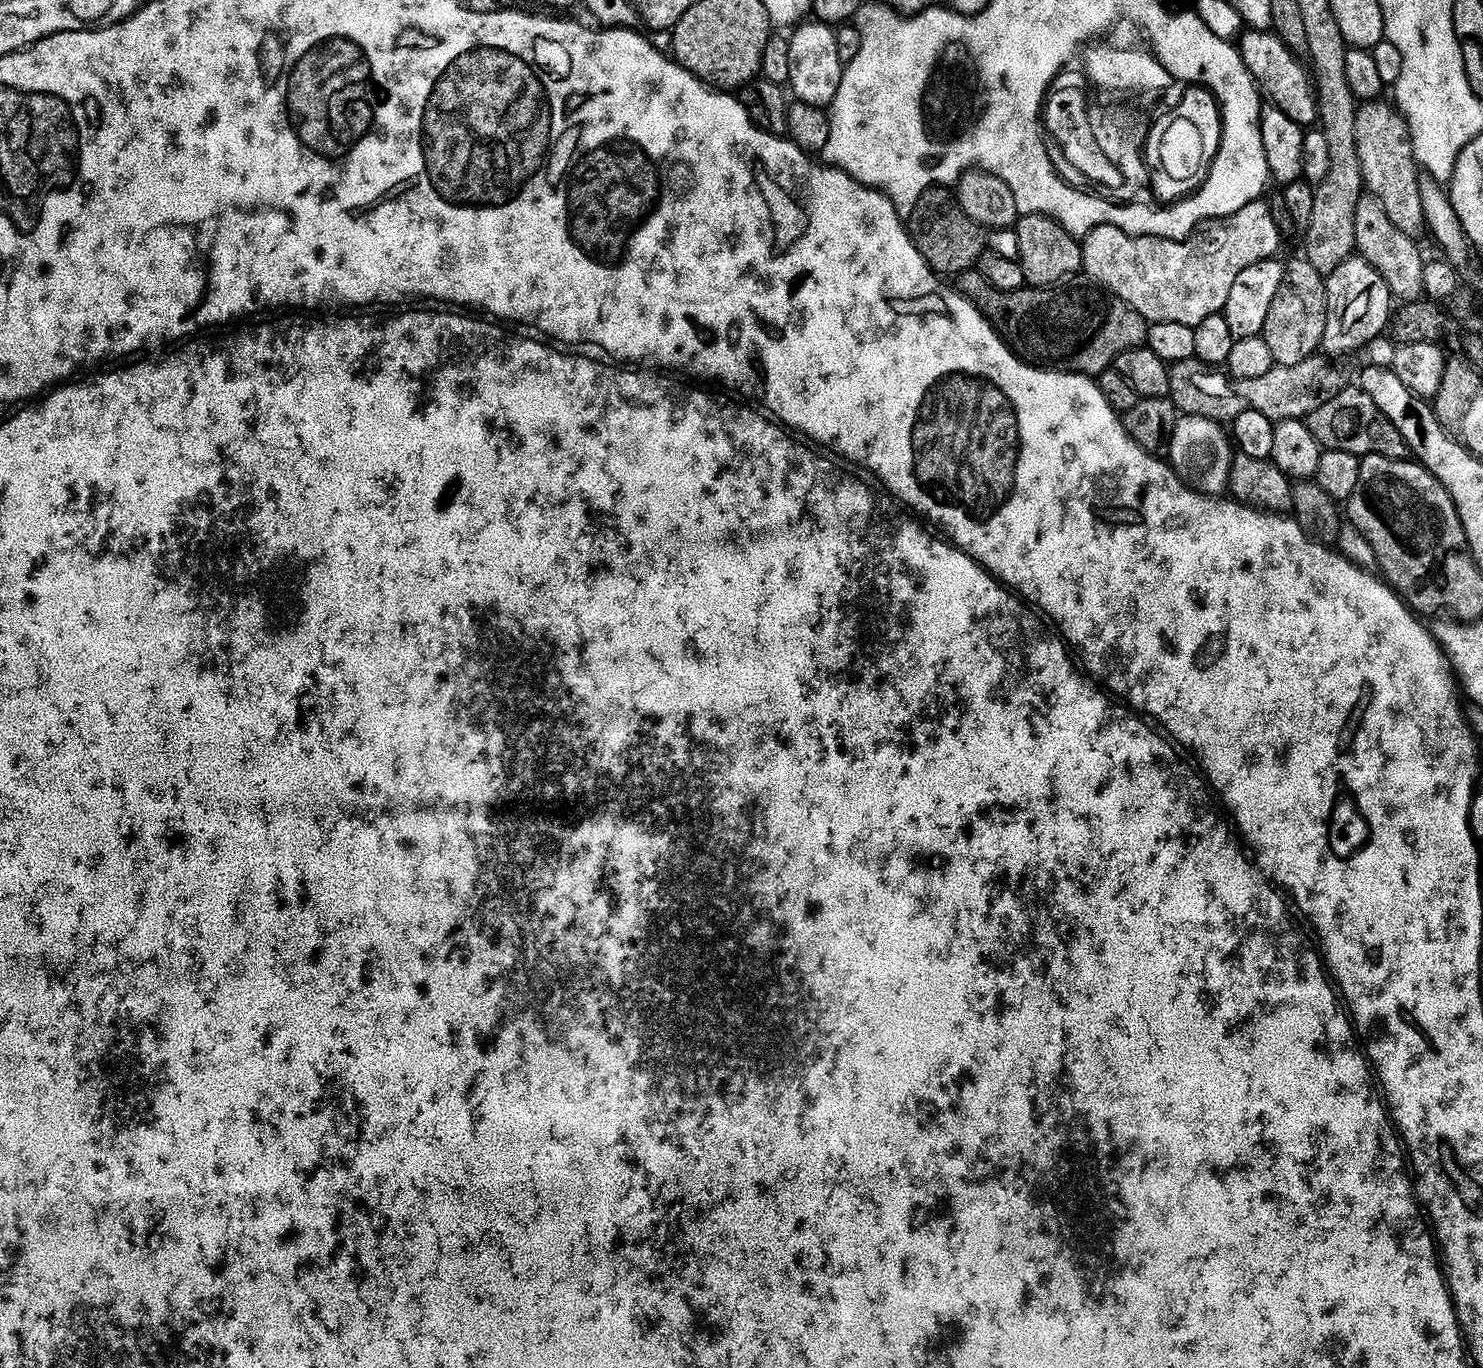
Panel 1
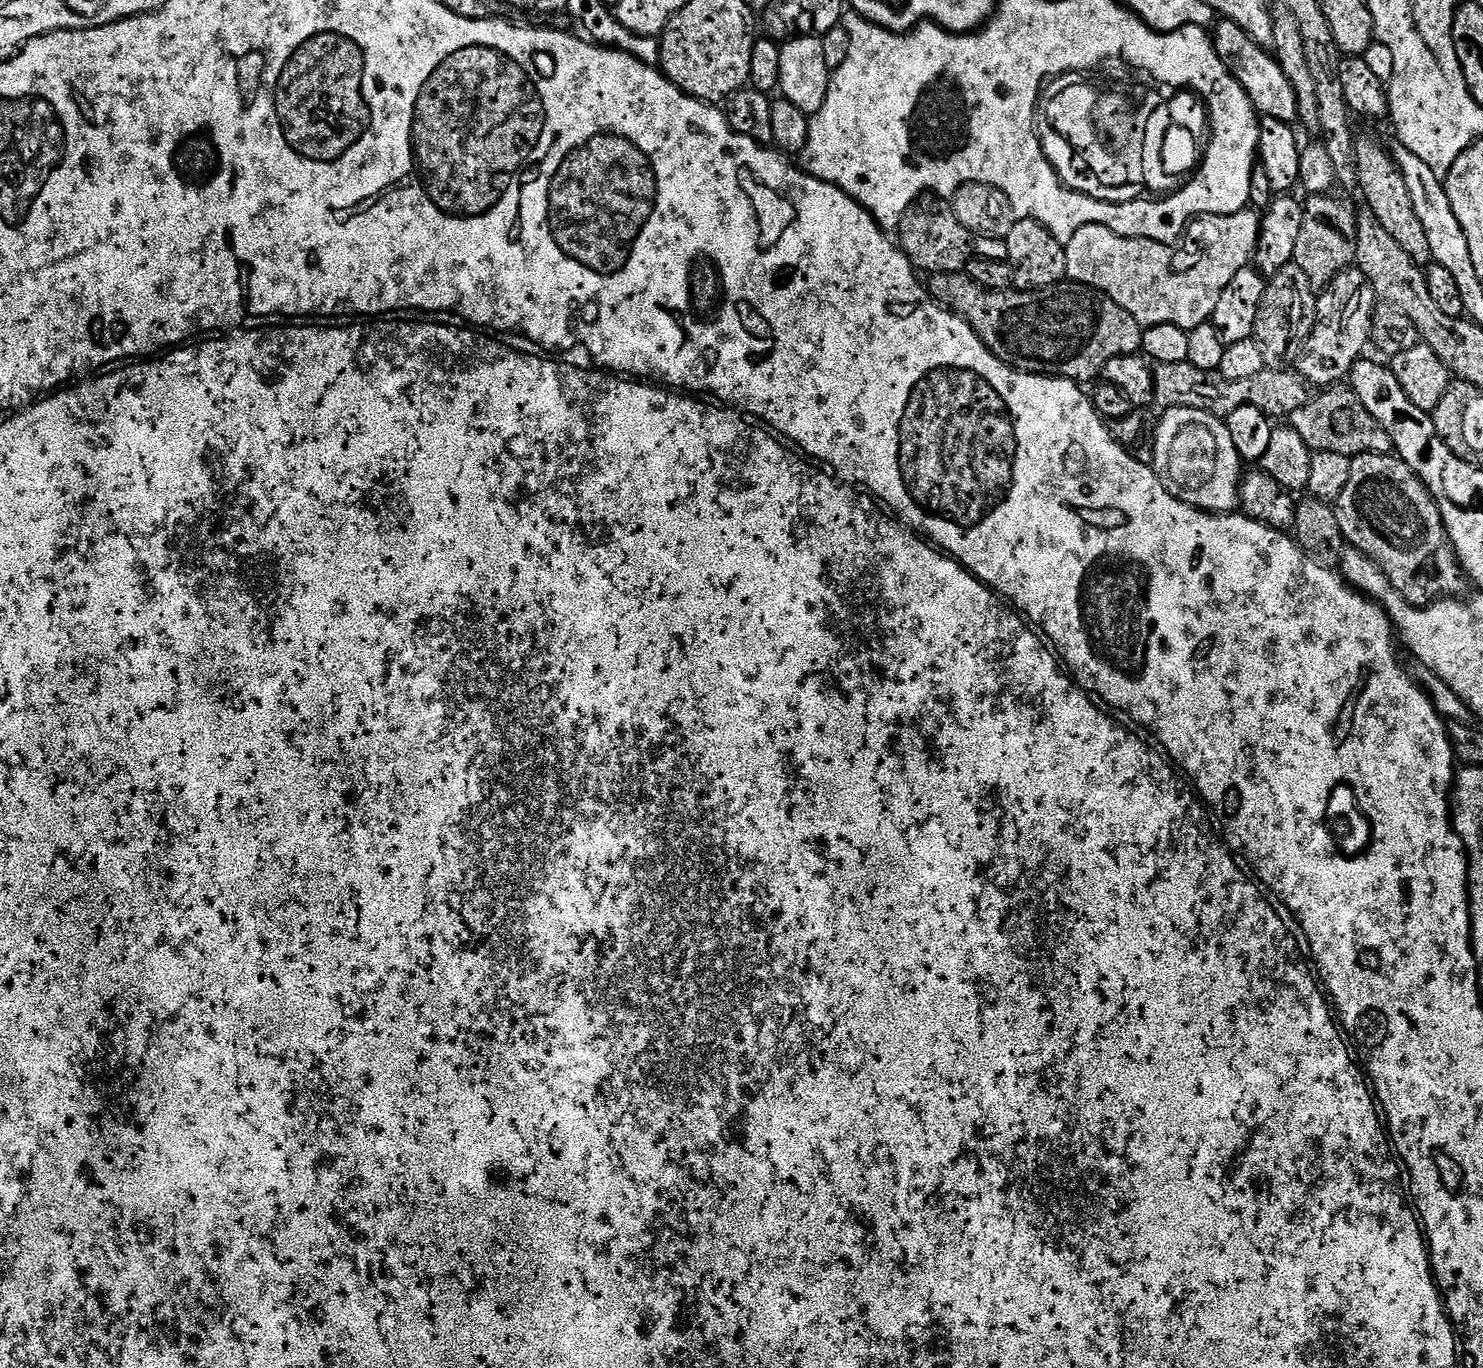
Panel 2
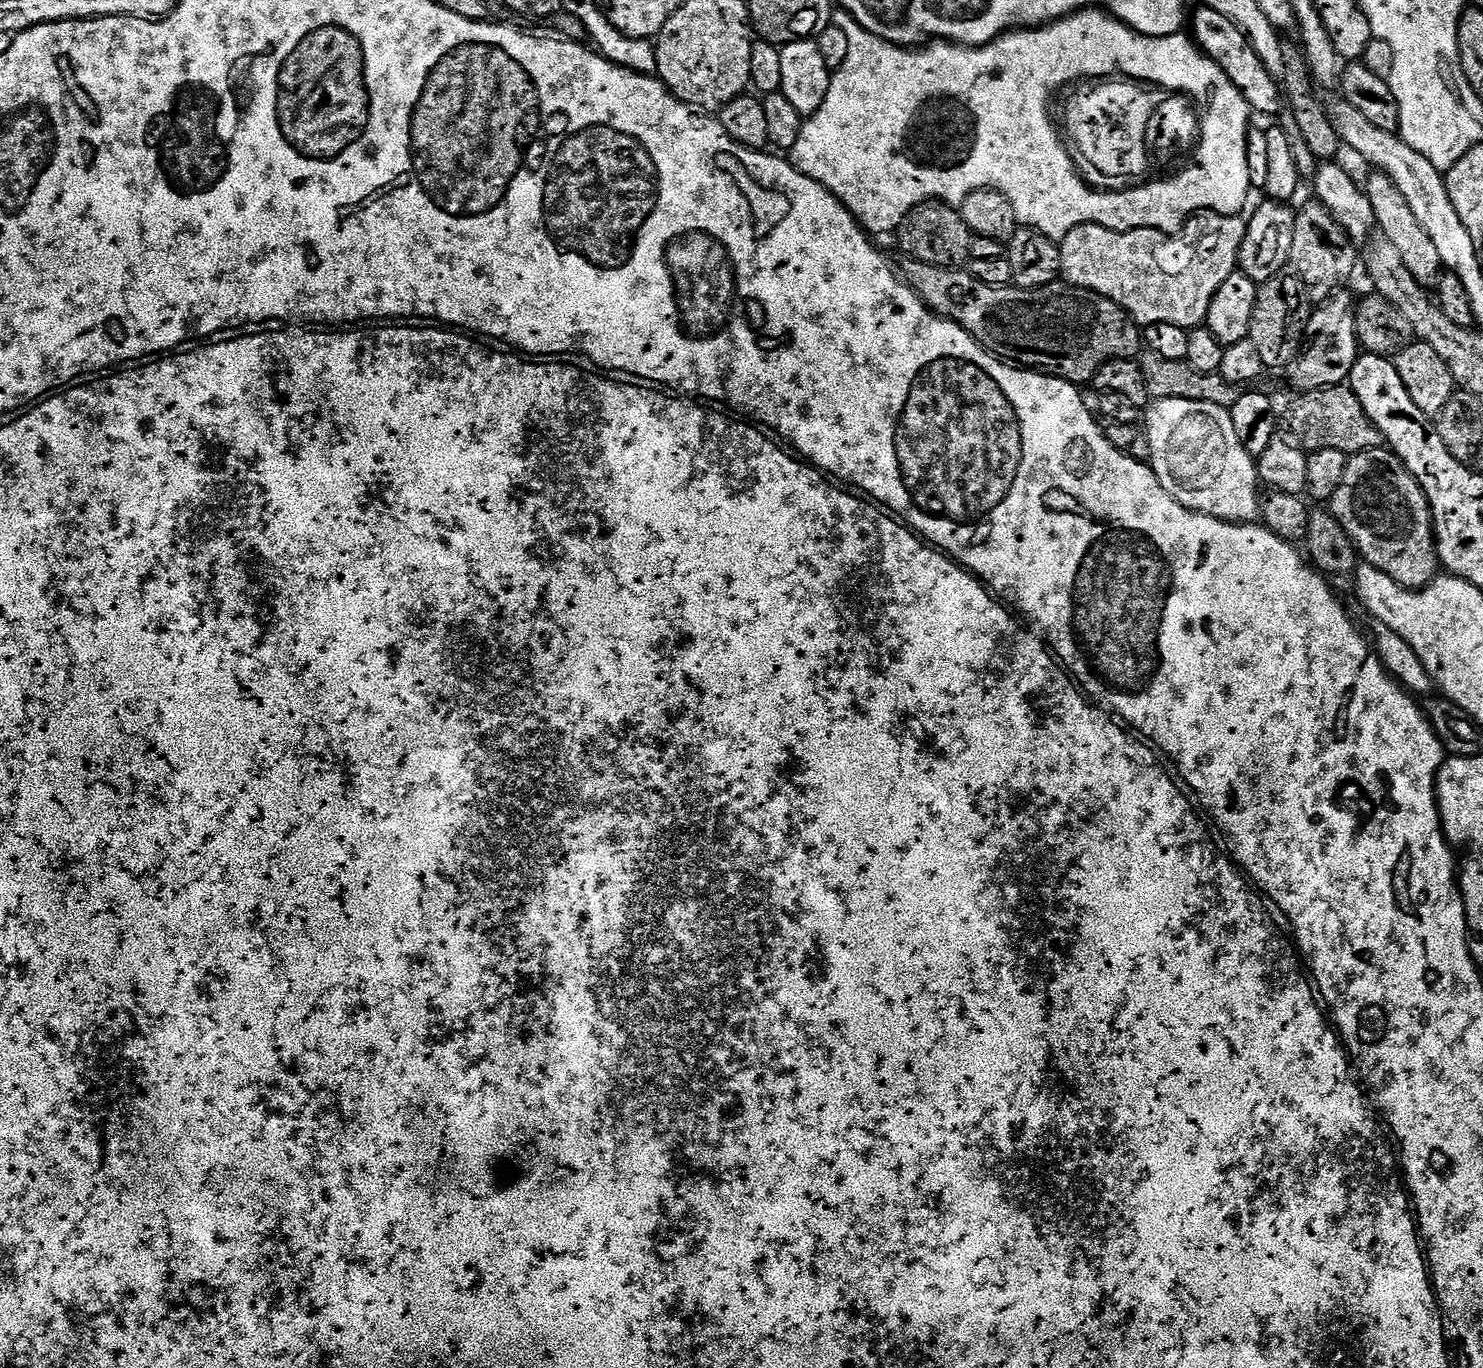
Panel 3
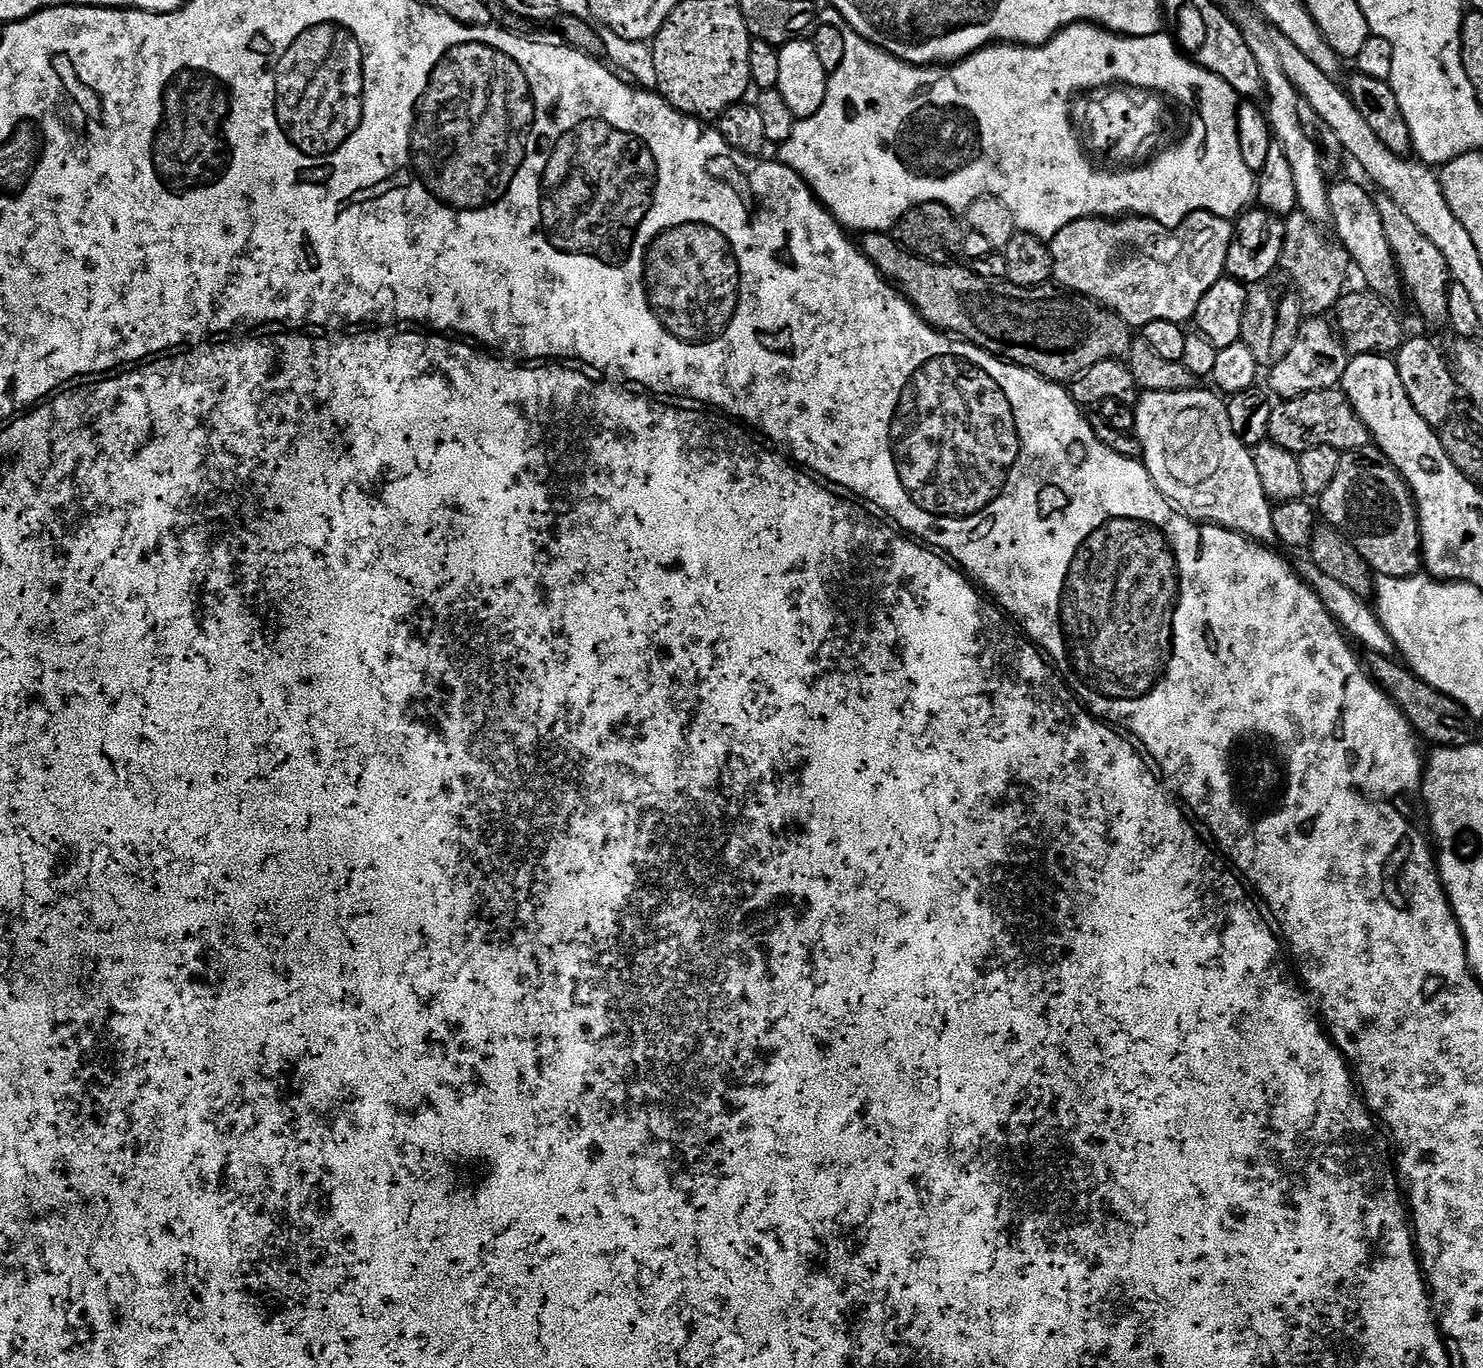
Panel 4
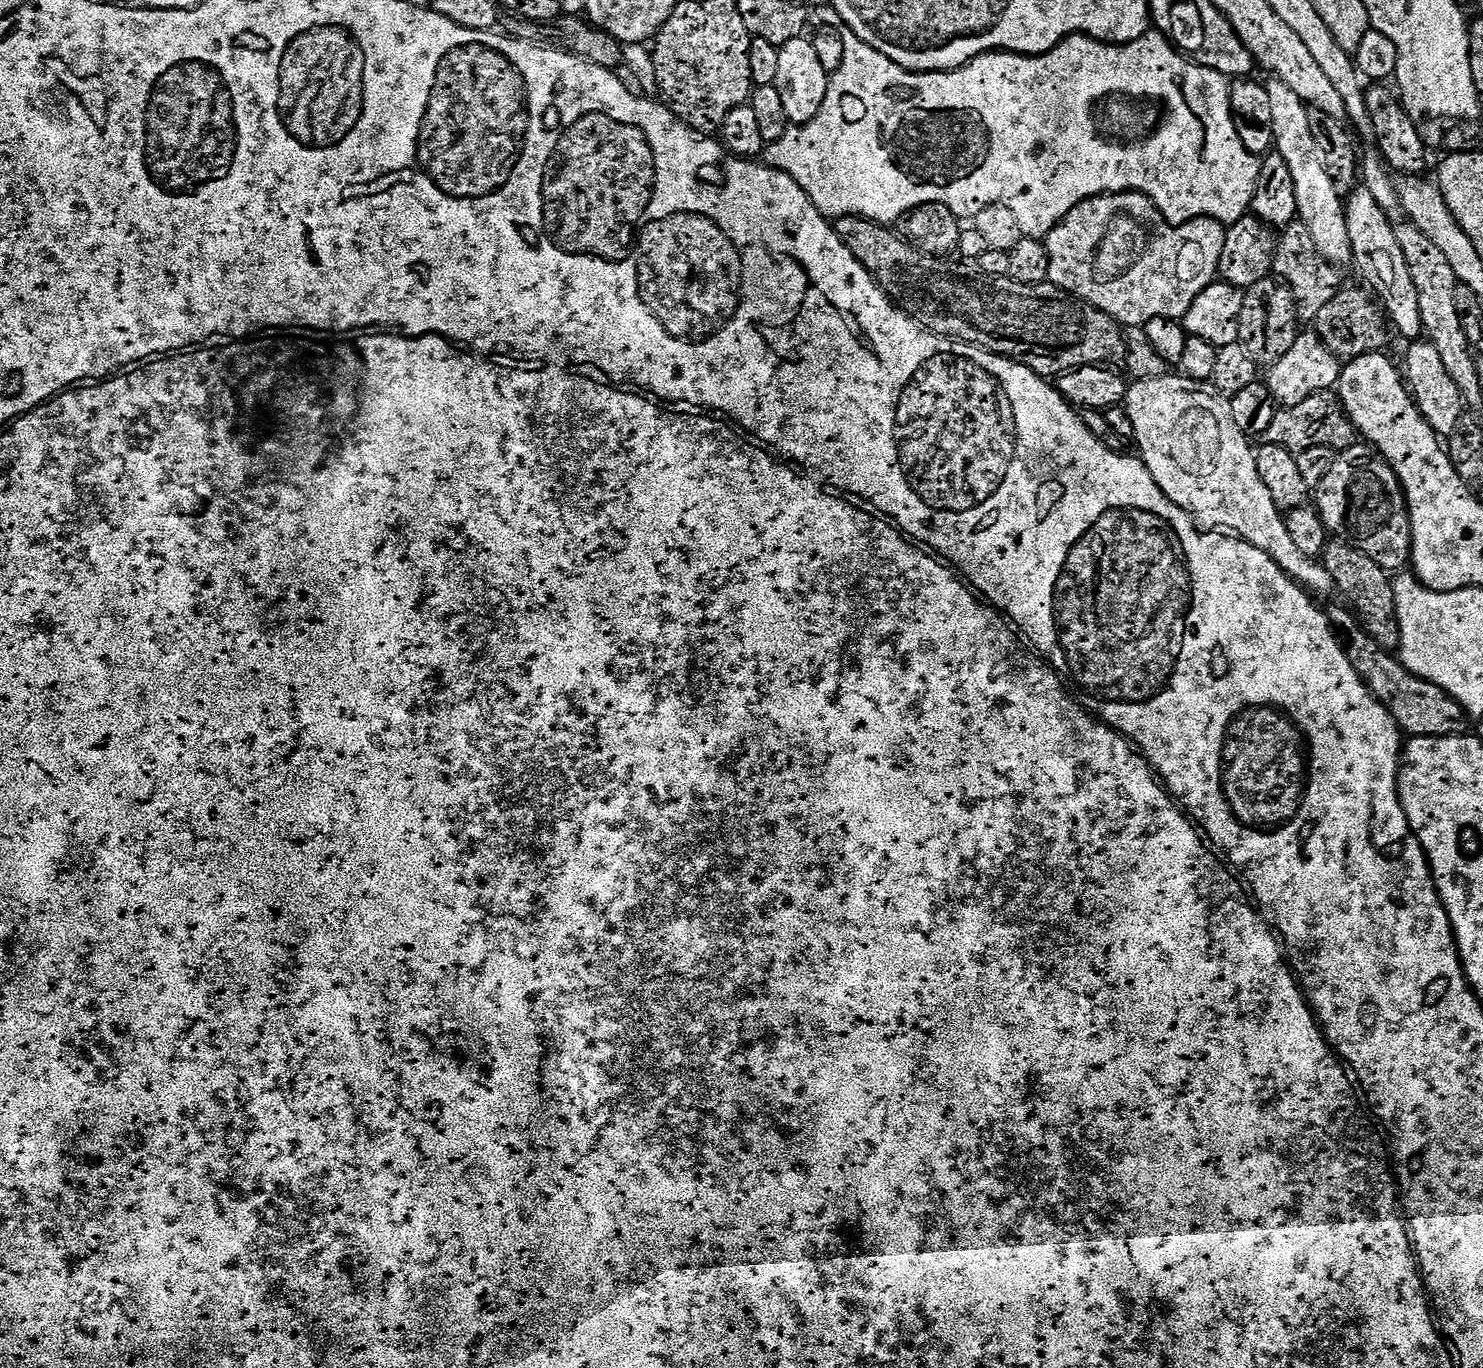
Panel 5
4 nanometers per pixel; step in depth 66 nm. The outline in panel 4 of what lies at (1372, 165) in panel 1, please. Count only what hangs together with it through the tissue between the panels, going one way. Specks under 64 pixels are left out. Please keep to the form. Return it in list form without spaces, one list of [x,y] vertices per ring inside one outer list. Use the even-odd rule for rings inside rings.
[[[1380,194],[1375,197],[1378,214],[1382,214],[1382,226],[1386,233],[1386,242],[1390,242],[1392,256],[1396,259],[1396,267],[1400,270],[1400,278],[1406,292],[1412,295],[1417,308],[1432,324],[1448,323],[1450,310],[1450,286],[1454,283],[1448,273],[1446,258],[1442,258],[1442,250],[1414,226],[1413,220],[1401,210],[1394,198]]]

